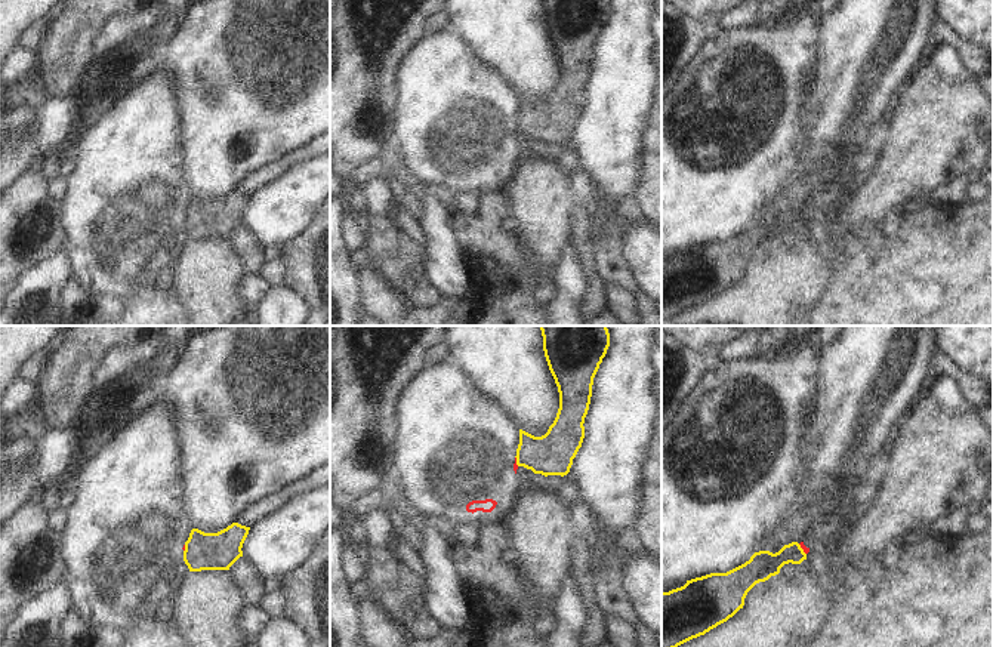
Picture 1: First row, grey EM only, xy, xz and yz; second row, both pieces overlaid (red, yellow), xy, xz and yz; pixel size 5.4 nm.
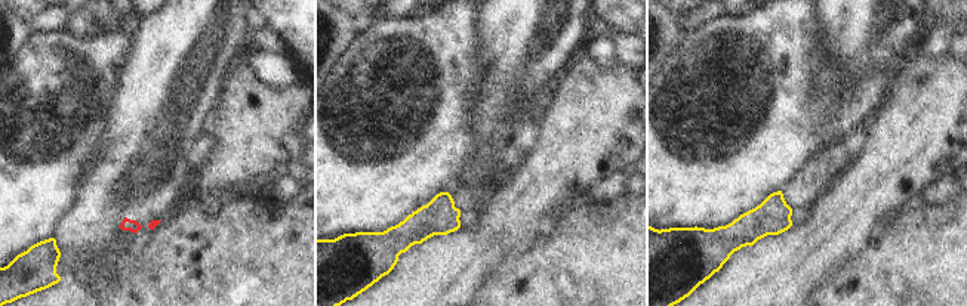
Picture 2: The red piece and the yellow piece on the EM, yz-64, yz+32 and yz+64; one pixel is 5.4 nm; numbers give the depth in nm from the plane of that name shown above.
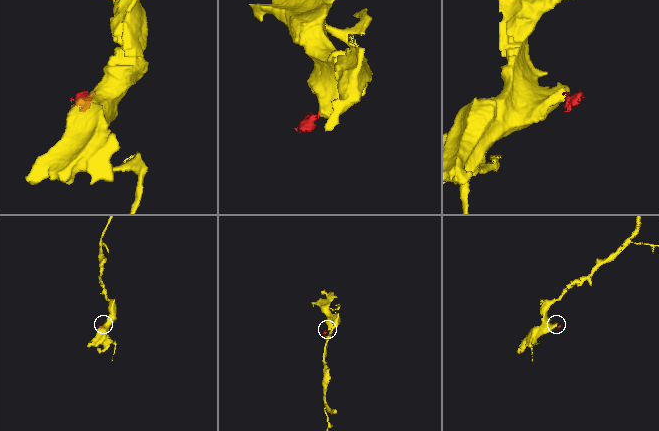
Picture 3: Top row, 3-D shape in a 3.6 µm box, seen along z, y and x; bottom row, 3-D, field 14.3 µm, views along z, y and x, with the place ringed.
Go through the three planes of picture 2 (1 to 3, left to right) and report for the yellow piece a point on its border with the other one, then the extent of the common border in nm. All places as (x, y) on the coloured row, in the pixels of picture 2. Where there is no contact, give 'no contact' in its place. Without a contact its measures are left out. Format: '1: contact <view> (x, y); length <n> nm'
1: no contact
2: no contact
3: no contact

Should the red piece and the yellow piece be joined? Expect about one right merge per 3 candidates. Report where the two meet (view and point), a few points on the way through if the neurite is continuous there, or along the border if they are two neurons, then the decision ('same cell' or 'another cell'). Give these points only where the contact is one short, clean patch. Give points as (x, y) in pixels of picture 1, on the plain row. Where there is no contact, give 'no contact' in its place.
contact yz (802, 216); border yz (798, 212), (805, 222); another cell

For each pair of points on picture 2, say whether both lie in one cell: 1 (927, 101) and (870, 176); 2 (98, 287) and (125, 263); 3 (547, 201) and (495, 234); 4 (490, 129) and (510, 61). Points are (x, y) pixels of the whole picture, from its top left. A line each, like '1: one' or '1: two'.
1: one
2: one
3: one
4: one

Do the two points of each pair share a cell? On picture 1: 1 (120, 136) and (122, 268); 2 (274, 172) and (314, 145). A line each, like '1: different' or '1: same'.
1: same
2: same

